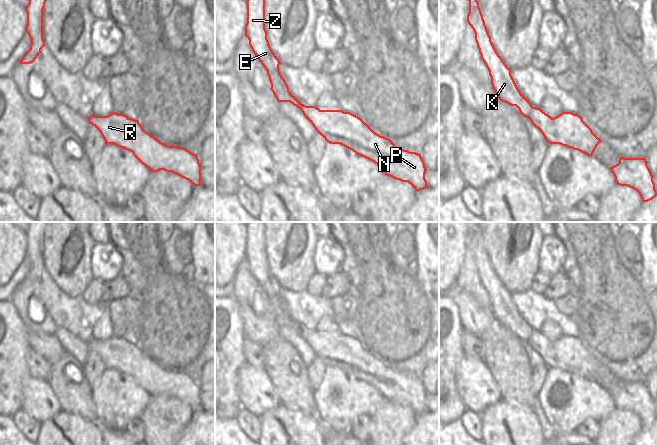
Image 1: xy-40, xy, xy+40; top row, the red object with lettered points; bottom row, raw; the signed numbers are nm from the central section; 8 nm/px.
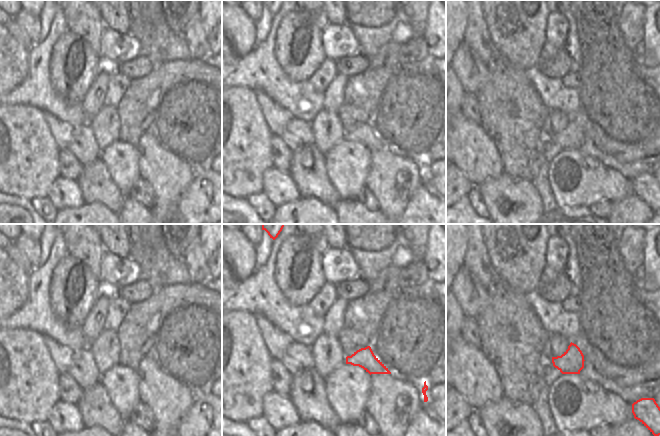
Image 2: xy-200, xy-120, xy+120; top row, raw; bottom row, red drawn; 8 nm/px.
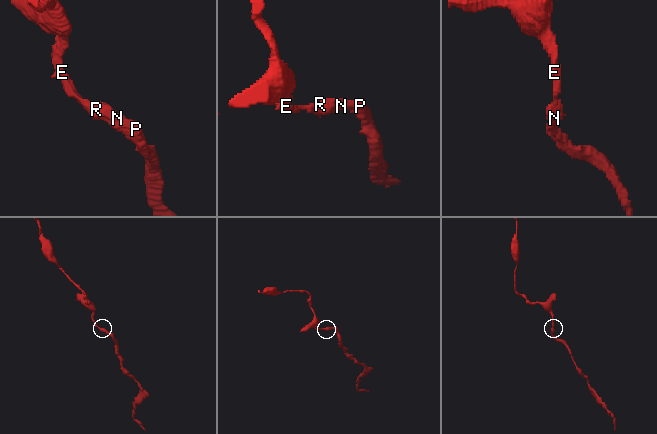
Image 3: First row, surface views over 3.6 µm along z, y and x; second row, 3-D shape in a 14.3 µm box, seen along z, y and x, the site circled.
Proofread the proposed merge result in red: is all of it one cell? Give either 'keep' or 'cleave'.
keep

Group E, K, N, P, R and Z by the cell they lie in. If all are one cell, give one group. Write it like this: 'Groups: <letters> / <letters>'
Groups: E K N P R Z

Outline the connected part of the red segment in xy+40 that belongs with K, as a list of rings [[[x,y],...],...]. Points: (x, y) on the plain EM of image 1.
[[[468,222],[467,246],[475,257],[475,265],[491,301],[491,309],[502,326],[516,330],[520,337],[529,342],[549,368],[560,368],[593,380],[597,369],[602,366],[583,345],[572,336],[562,336],[552,342],[540,332],[533,331],[519,315],[512,299],[501,280],[497,277],[487,255],[477,222]]]

